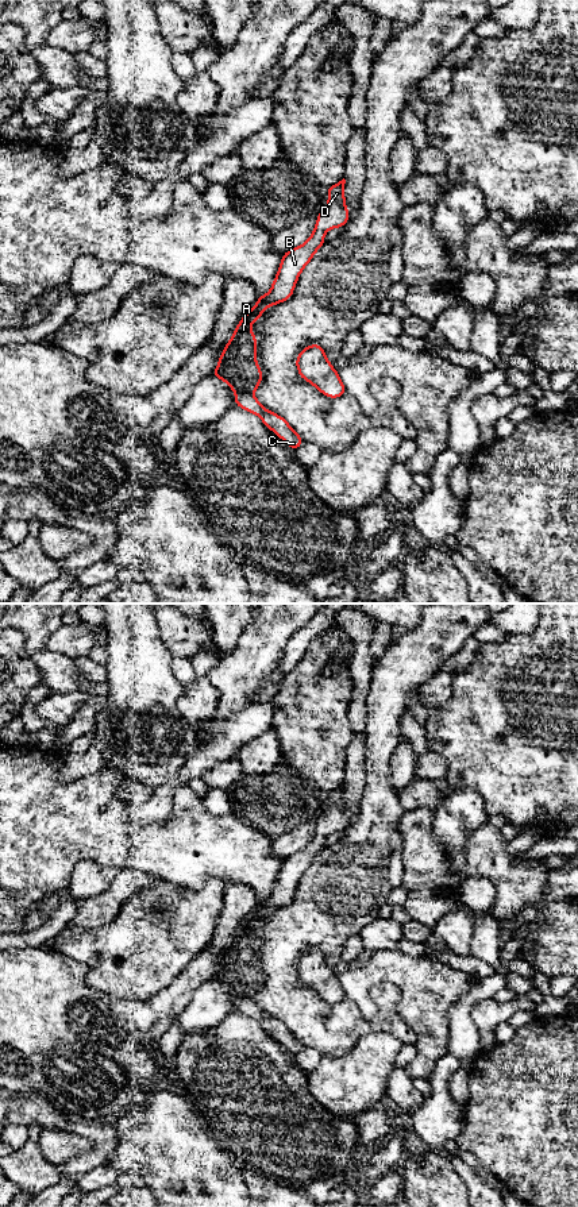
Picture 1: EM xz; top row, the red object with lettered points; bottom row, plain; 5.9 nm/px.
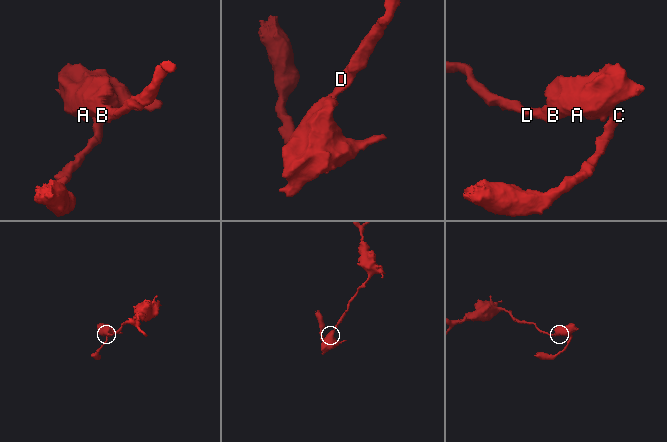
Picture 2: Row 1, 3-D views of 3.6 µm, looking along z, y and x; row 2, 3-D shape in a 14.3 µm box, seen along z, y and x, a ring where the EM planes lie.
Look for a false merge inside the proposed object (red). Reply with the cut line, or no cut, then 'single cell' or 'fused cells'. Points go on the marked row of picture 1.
cut xz (253, 394), (241, 392), (235, 397); fused cells

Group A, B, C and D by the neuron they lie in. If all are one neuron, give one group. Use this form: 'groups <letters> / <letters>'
groups A B D / C

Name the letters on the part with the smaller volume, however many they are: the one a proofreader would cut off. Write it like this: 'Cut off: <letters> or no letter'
Cut off: C

